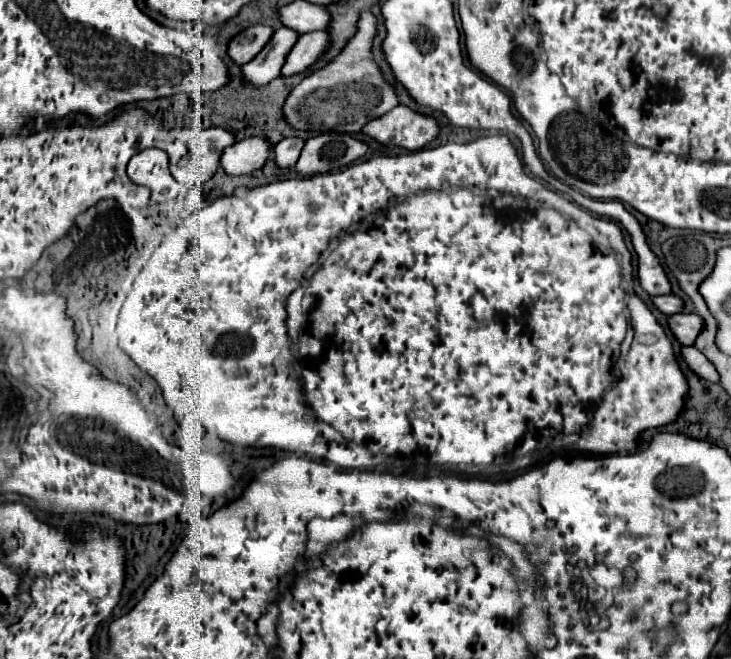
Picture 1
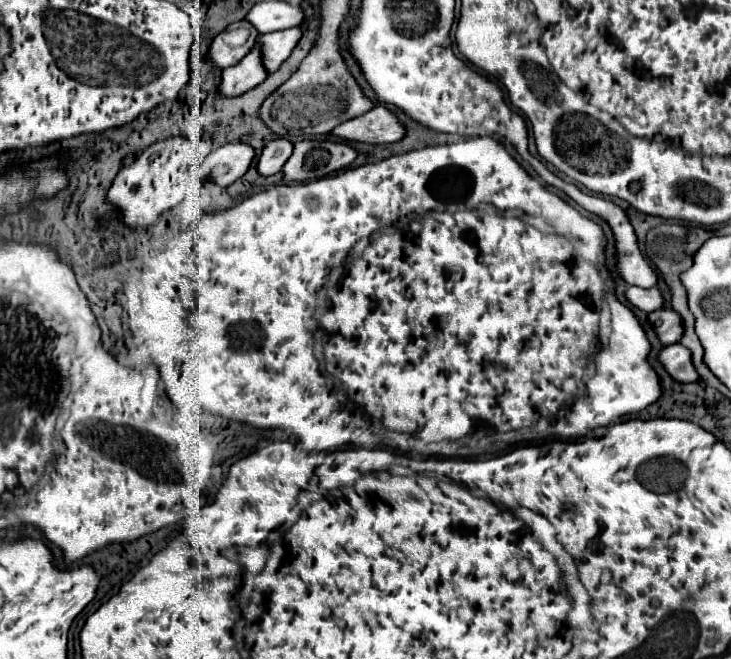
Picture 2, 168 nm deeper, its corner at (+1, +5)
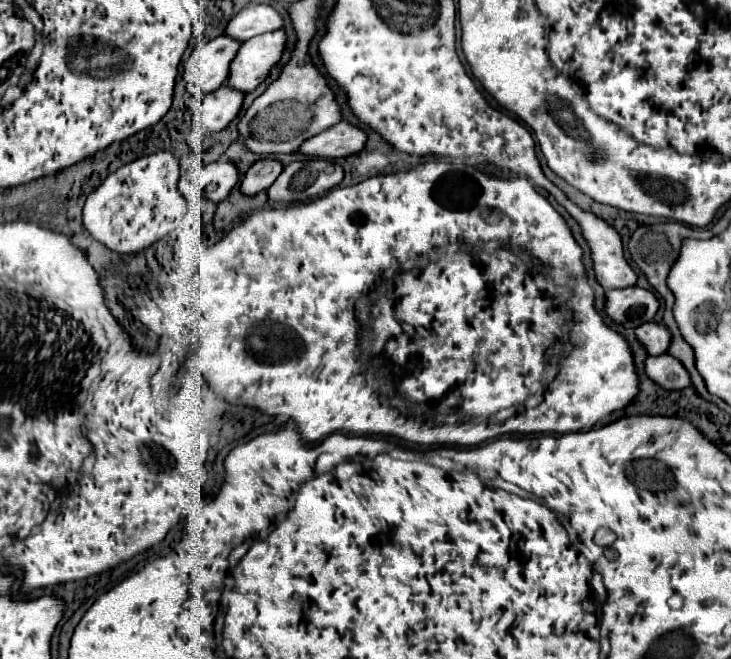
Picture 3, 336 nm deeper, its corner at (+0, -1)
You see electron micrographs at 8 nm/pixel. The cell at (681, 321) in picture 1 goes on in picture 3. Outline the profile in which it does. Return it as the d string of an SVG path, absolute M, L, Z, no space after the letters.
M646 322L646 324L638 326L634 334L646 346L646 350L648 350L650 356L664 354L668 350L668 346L670 346L670 332L662 324Z

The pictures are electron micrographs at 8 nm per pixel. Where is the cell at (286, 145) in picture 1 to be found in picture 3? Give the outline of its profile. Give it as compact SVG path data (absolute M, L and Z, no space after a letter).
M270 158L258 160L248 168L244 180L240 182L240 192L246 196L258 194L266 190L280 176L280 172L282 172L282 164L278 160L270 160Z

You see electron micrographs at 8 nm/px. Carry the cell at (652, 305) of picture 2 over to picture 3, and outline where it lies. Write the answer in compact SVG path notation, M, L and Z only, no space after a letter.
M630 286L606 292L604 312L612 322L624 328L638 328L640 324L650 322L656 310L658 310L658 300L650 290Z

